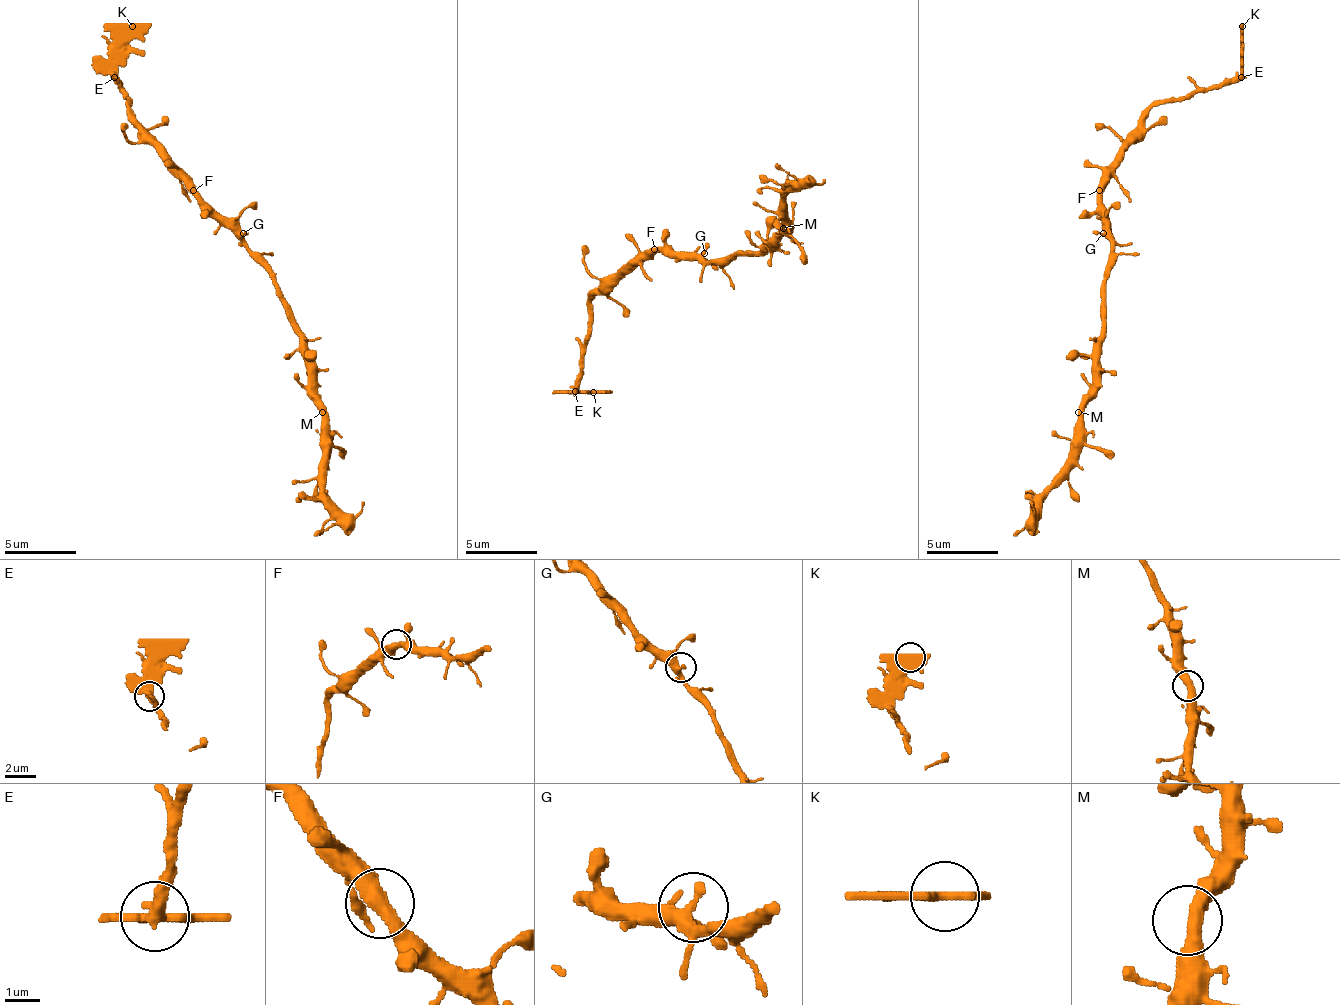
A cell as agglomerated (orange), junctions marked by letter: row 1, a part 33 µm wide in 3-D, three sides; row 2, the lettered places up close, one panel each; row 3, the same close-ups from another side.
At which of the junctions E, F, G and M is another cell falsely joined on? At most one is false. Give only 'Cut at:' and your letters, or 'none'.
Cut at: E

